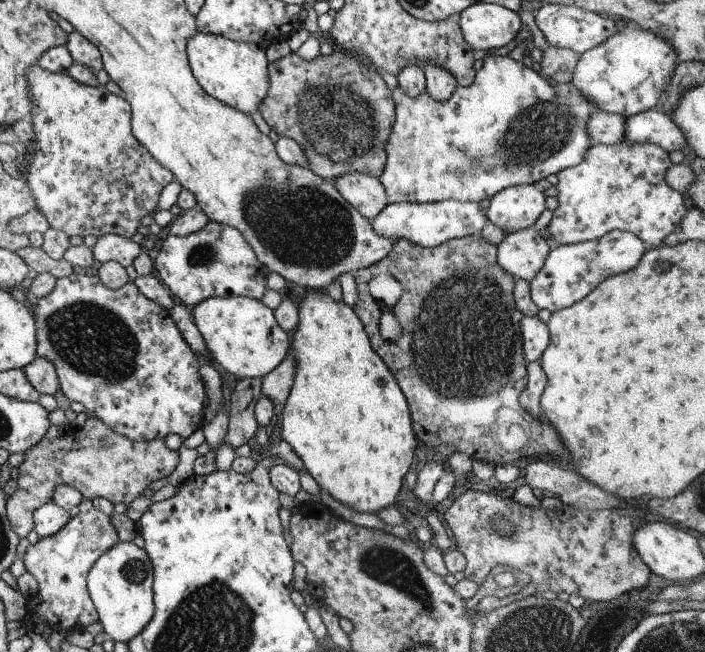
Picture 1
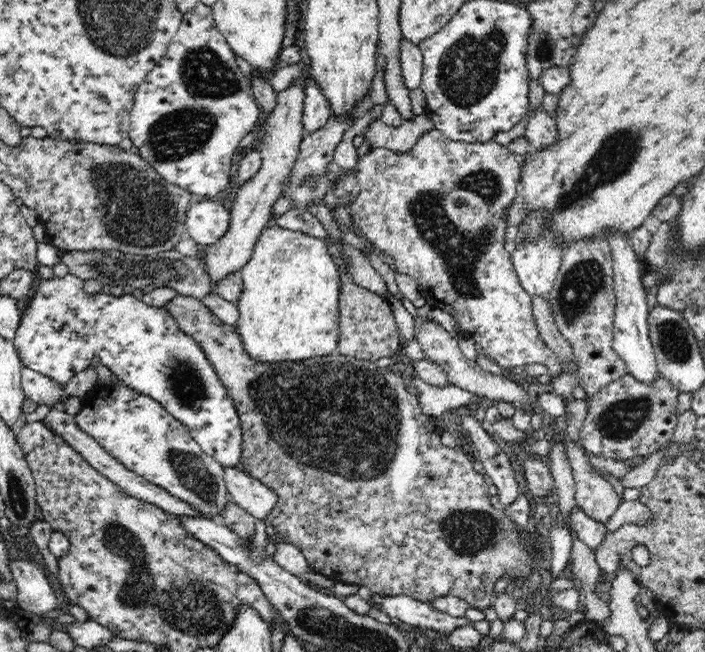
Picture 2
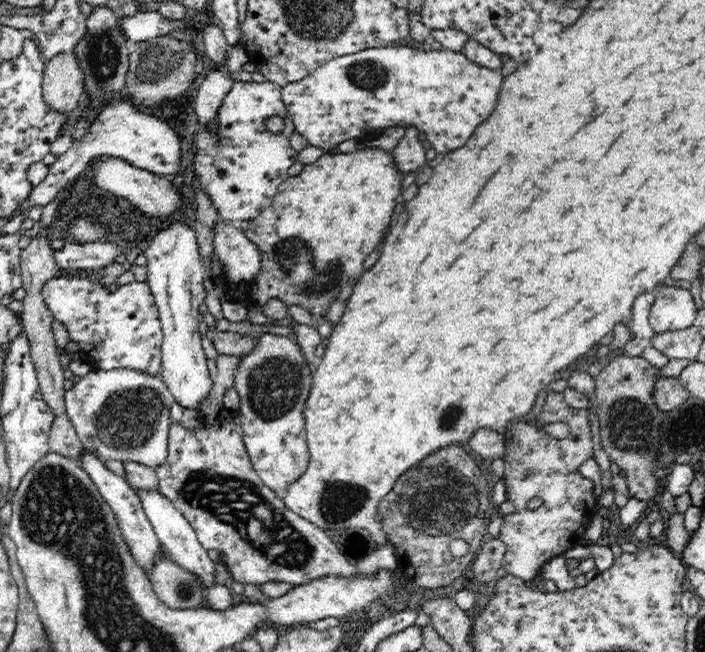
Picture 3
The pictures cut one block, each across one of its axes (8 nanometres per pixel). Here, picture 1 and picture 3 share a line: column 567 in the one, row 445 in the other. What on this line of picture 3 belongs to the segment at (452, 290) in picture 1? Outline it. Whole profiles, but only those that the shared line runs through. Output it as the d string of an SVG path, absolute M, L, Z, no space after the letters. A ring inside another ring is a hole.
M453 445L427 457L418 467L400 476L393 492L386 496L378 508L382 519L382 529L396 549L400 559L398 569L405 573L412 583L424 588L442 588L450 585L456 578L469 572L483 541L488 537L484 516L490 508L490 488L487 480L470 458L468 452L459 445ZM452 540L465 540L469 550L464 556L456 558L450 551Z

